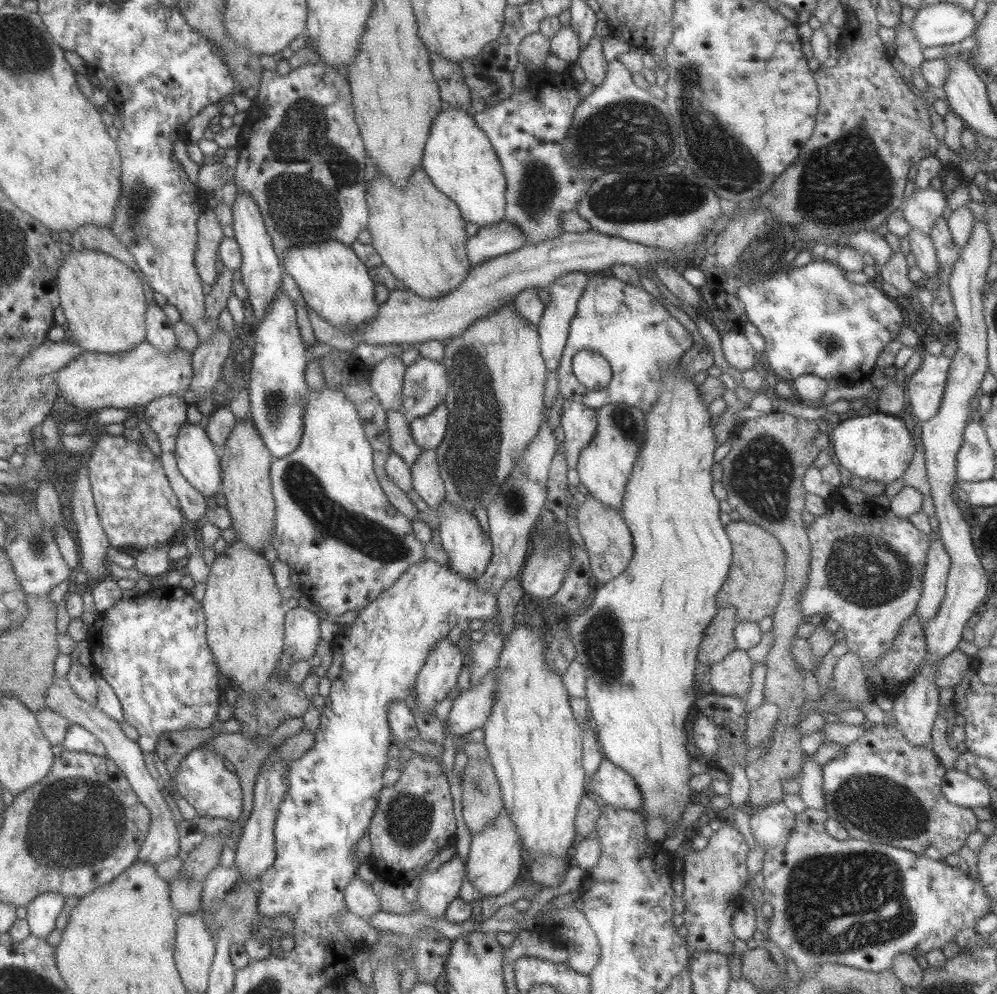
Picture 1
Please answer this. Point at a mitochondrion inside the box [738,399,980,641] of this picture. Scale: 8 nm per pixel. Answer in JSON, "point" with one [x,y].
{"point":[865,570]}

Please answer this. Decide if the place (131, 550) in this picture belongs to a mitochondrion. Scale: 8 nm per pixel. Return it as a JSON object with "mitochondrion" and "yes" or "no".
{"mitochondrion":"no"}

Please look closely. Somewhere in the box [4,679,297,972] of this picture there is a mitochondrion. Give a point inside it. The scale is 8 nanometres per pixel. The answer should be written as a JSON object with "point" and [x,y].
{"point":[72,822]}

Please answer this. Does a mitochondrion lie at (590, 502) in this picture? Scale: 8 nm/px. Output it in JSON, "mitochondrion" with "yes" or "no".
{"mitochondrion":"no"}

